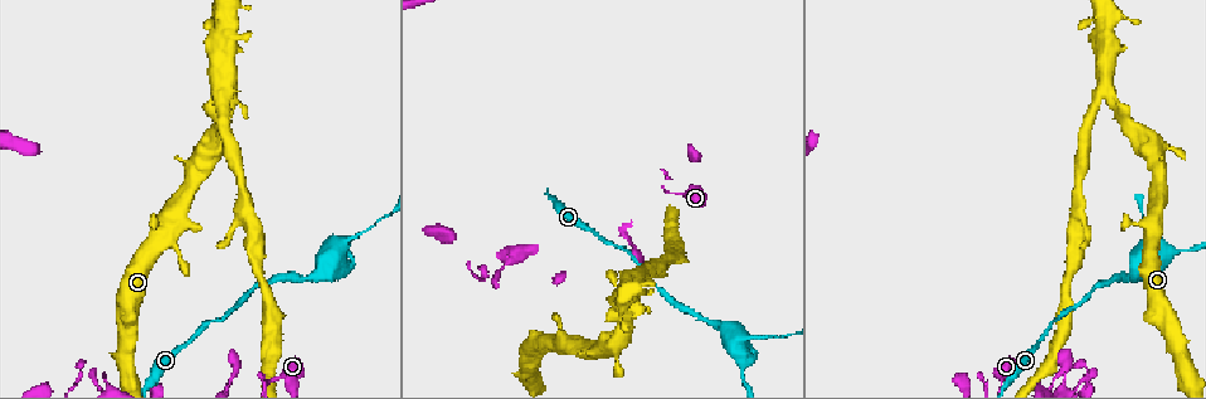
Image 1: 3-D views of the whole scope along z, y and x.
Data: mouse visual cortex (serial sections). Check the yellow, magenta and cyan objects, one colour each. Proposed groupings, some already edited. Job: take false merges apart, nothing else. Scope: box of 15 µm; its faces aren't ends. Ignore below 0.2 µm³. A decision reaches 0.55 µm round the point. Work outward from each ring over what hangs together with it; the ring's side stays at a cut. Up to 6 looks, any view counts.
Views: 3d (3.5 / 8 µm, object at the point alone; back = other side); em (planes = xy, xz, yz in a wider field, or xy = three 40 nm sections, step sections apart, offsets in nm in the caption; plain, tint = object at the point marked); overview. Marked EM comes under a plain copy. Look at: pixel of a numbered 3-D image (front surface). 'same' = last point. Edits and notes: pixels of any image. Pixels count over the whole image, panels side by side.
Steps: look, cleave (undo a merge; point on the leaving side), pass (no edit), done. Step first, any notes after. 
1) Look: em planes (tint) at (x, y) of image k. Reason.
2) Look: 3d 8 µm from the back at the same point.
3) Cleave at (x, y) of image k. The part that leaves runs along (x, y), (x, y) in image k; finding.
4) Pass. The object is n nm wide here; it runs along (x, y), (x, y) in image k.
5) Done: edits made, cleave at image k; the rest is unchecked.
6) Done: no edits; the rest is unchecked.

Look: 3d 8 µm at (748, 335) of image 1. Sudden change in width.

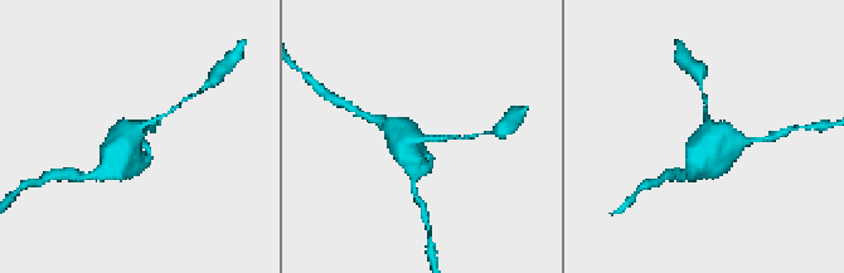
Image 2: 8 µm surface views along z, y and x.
Look: 3d 3.5 µm at (418, 139) of image 2.

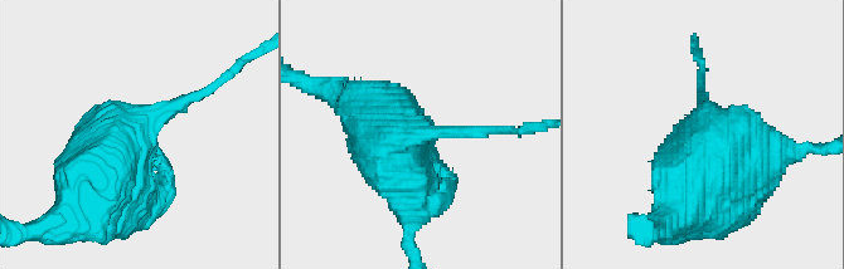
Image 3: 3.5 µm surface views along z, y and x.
Pass. One cell here.

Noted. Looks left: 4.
Look: 3d 3.5 µm at (223, 90) of image 1. Abrupt turn.

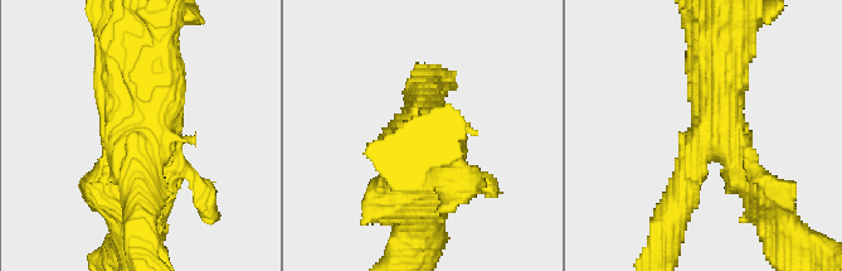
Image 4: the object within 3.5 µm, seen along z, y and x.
Look: em xy step 5 (tint) at (138, 137) of image 4. Need the tissue.

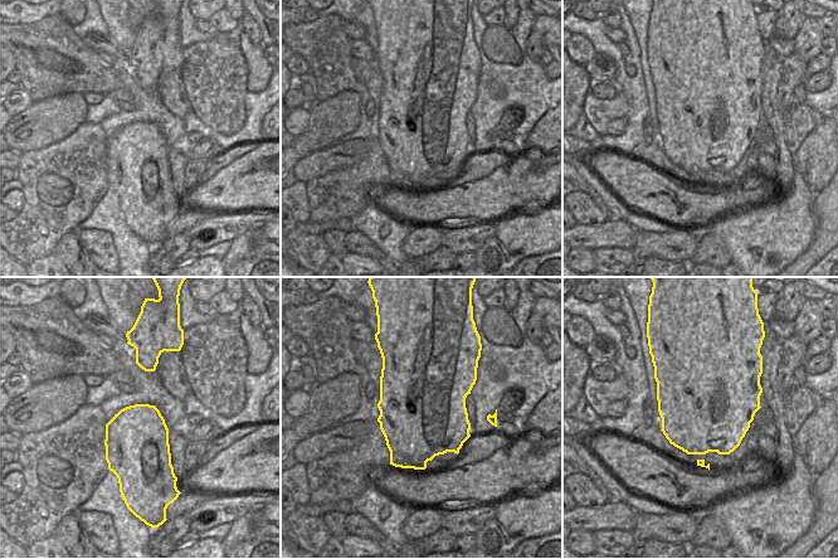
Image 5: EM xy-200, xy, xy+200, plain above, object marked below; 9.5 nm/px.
Pass. It runs along (427, 196), (419, 150), (423, 105) in image 4; all the same cell.

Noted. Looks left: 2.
Look: 3d 8 µm from the back at (1076, 257) of image 1. Sudden change in width.

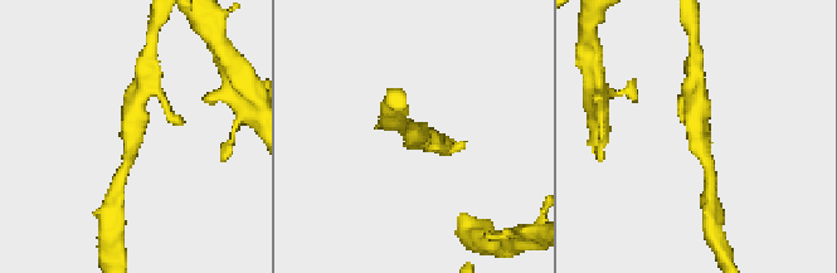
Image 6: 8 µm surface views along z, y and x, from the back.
Look: em xy step 5 (tint) at (697, 138) of image 6.

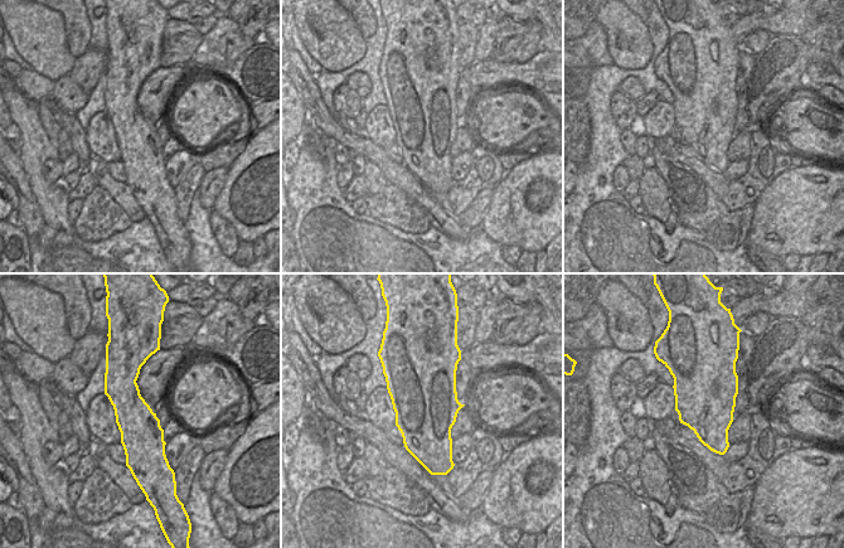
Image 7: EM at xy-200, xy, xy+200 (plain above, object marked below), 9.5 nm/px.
Pass. The object is 650 nm wide here; it runs along (136, 102), (131, 155), (122, 172) in image 6; all the same cell.

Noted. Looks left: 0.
Done: no edits; the rest is unchecked.

